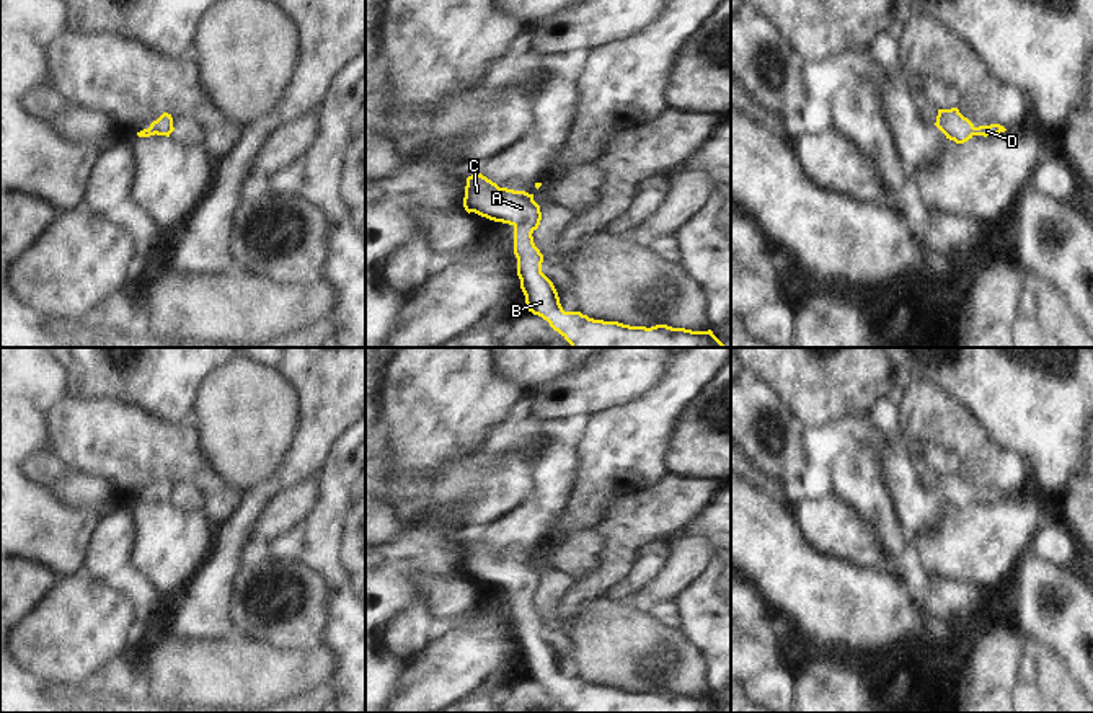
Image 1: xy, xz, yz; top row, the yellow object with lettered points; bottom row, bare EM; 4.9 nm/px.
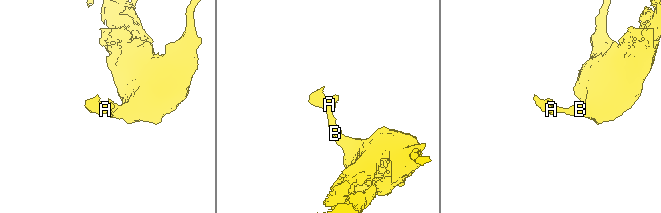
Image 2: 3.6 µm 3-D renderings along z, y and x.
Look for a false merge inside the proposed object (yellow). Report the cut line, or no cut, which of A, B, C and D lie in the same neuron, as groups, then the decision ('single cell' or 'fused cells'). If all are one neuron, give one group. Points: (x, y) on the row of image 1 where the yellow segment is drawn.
no cut | A B C D | single cell

